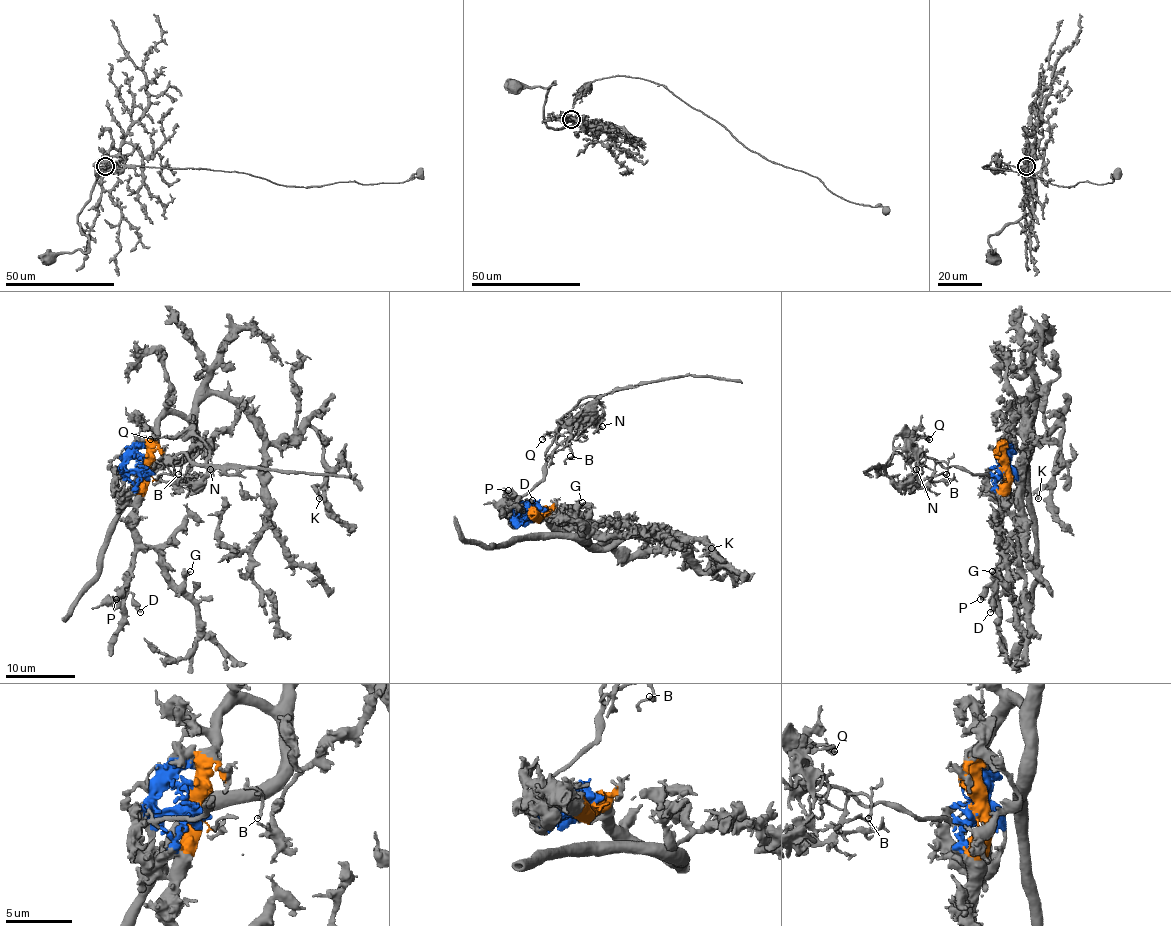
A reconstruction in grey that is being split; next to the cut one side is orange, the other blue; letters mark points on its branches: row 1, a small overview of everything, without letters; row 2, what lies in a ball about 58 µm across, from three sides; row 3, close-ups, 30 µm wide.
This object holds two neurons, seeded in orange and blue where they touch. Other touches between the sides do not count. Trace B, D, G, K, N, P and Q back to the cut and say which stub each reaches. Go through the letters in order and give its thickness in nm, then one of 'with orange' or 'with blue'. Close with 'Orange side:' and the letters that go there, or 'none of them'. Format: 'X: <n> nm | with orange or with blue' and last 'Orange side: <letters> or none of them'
B: 200 nm | with blue
D: 320 nm | with orange
G: 400 nm | with orange
K: 220 nm | with orange
N: 160 nm | with blue
P: 480 nm | with orange
Q: 180 nm | with blue
Orange side: D, G, K, P

